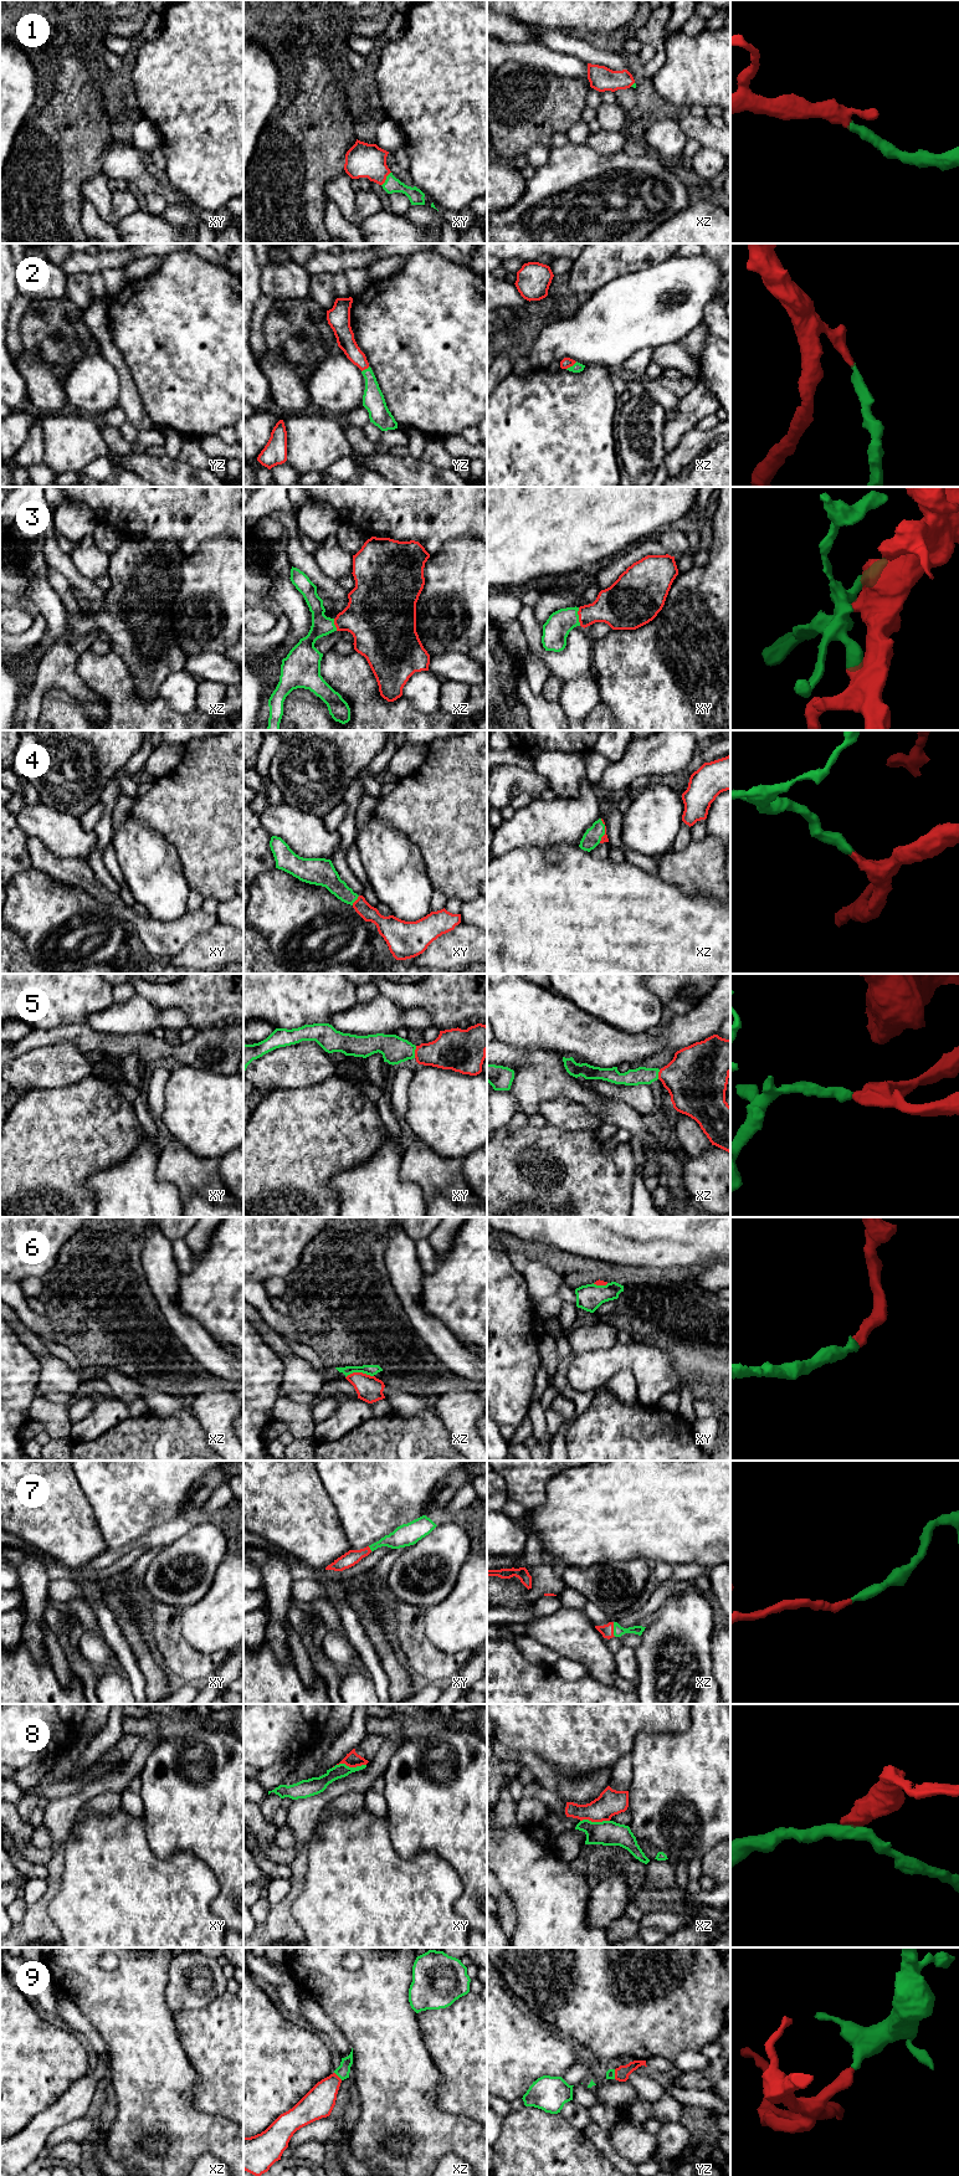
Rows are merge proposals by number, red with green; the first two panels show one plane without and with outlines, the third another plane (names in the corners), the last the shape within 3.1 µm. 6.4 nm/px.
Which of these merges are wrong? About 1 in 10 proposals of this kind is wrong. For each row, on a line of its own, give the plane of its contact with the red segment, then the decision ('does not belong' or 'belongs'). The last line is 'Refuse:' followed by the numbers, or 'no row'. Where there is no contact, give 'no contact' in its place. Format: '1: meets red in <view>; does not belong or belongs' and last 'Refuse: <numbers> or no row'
1: meets red in xy; belongs
2: meets red in xz; belongs
3: meets red in xy; belongs
4: meets red in xy; belongs
5: meets red in xy; belongs
6: meets red in xz; belongs
7: meets red in xz; belongs
8: meets red in xy; does not belong
9: meets red in xz; belongs
Refuse: 8

